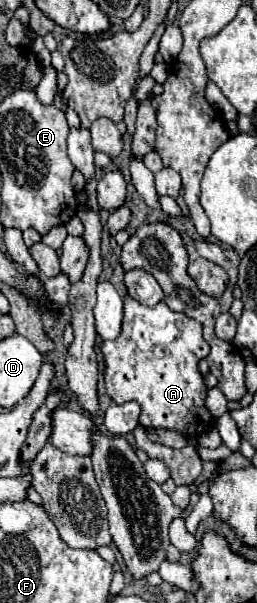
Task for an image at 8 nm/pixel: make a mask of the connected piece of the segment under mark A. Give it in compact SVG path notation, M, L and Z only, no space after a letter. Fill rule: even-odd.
M124 297L124 321L118 339L102 341L104 355L104 383L106 393L114 403L136 401L142 407L140 425L144 429L170 429L184 433L184 437L202 437L212 427L212 413L206 407L206 385L198 371L198 361L210 353L210 345L202 337L202 325L184 313L174 313L164 301L154 307L140 305L132 297Z

